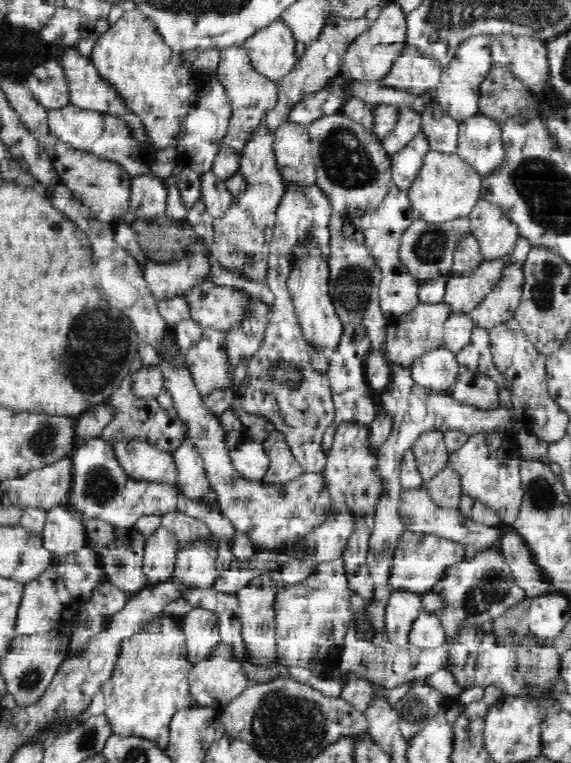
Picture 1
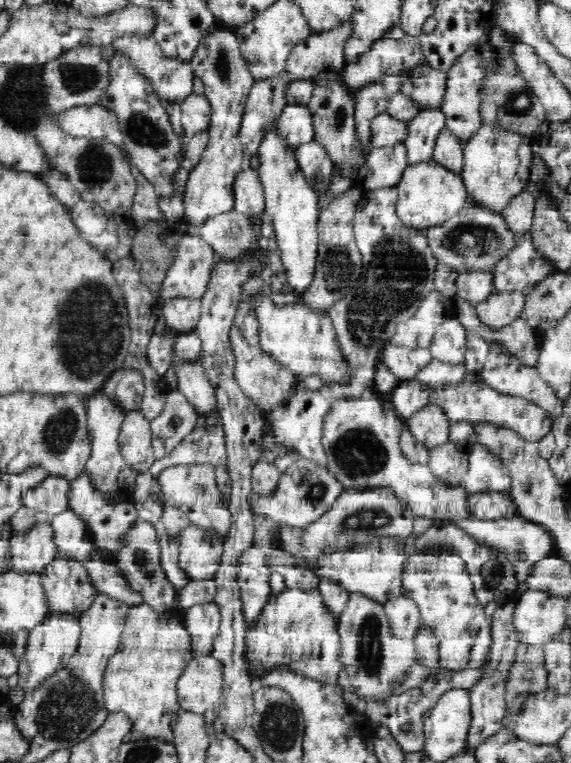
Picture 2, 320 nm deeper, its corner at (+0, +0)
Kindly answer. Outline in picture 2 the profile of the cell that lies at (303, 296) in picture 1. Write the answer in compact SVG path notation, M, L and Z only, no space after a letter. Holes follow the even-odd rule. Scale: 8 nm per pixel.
M276 126L266 134L258 146L261 170L258 171L265 194L264 216L268 226L275 230L279 257L285 270L291 292L304 295L314 284L318 258L318 218L320 206L314 189L305 181L294 150L287 148L277 137Z

